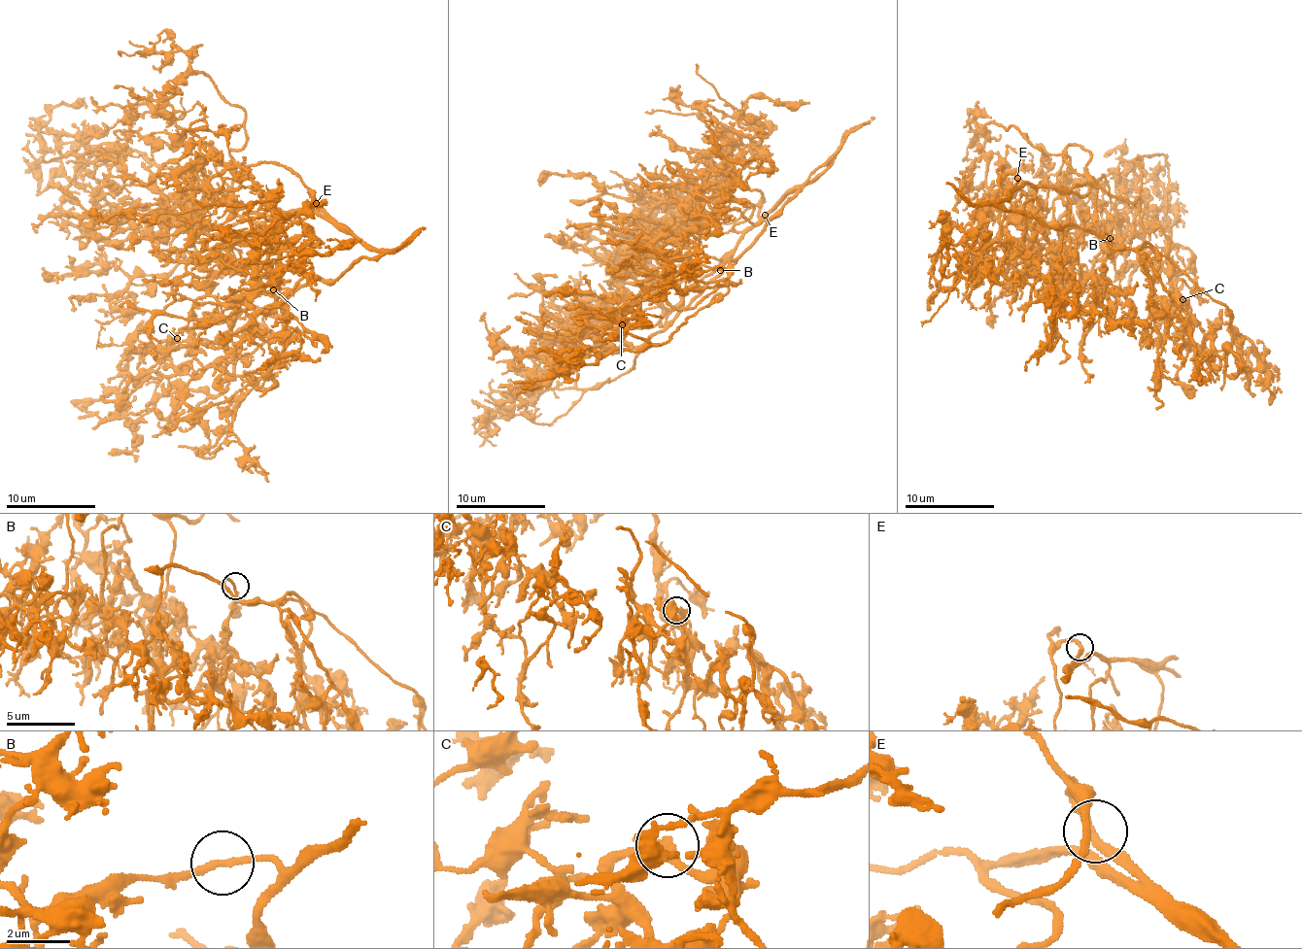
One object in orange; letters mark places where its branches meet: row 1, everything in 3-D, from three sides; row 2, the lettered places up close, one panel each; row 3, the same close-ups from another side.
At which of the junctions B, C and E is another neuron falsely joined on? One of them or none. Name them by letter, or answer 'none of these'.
C

